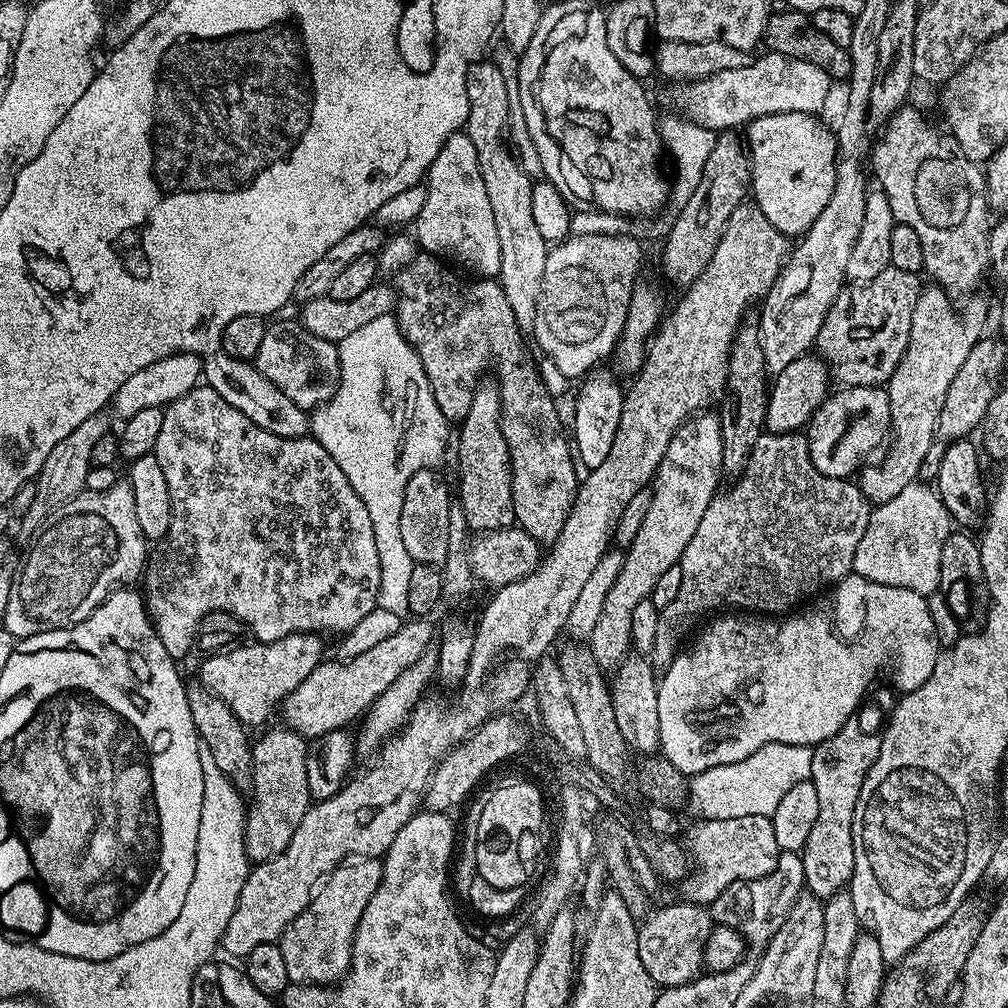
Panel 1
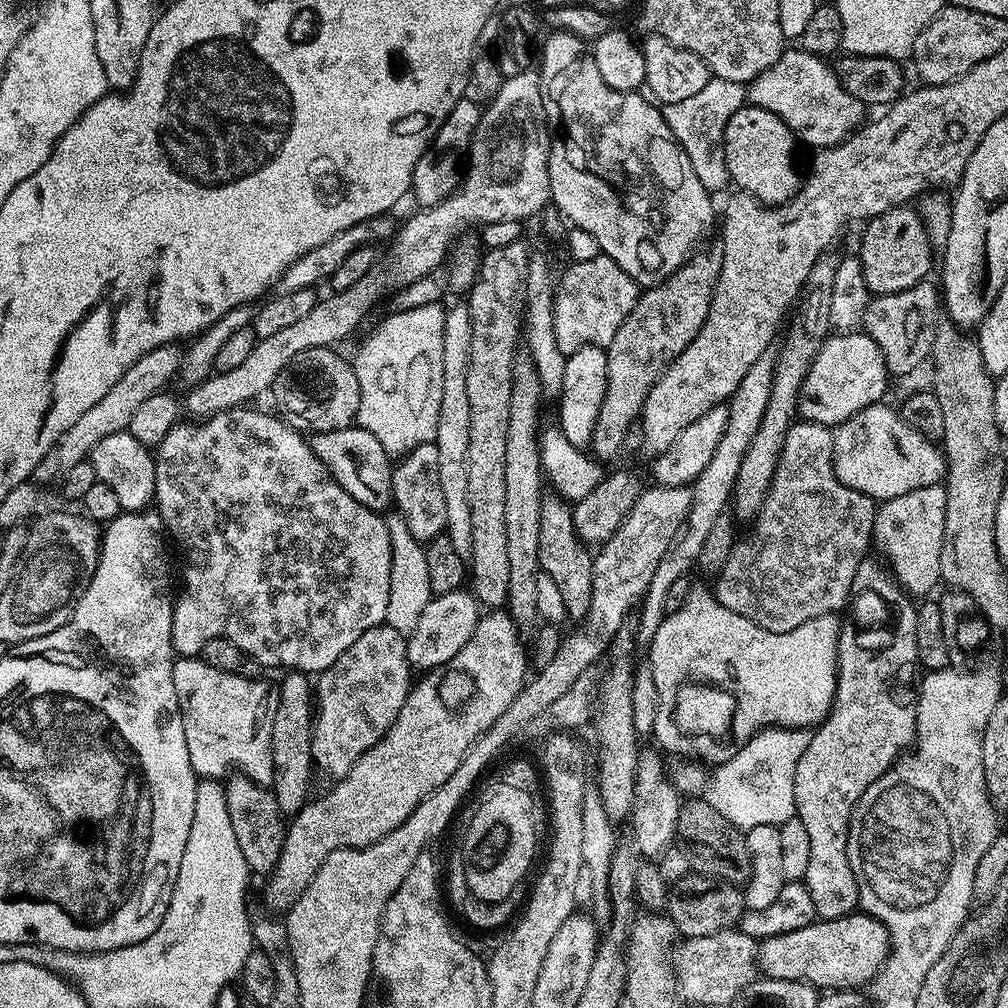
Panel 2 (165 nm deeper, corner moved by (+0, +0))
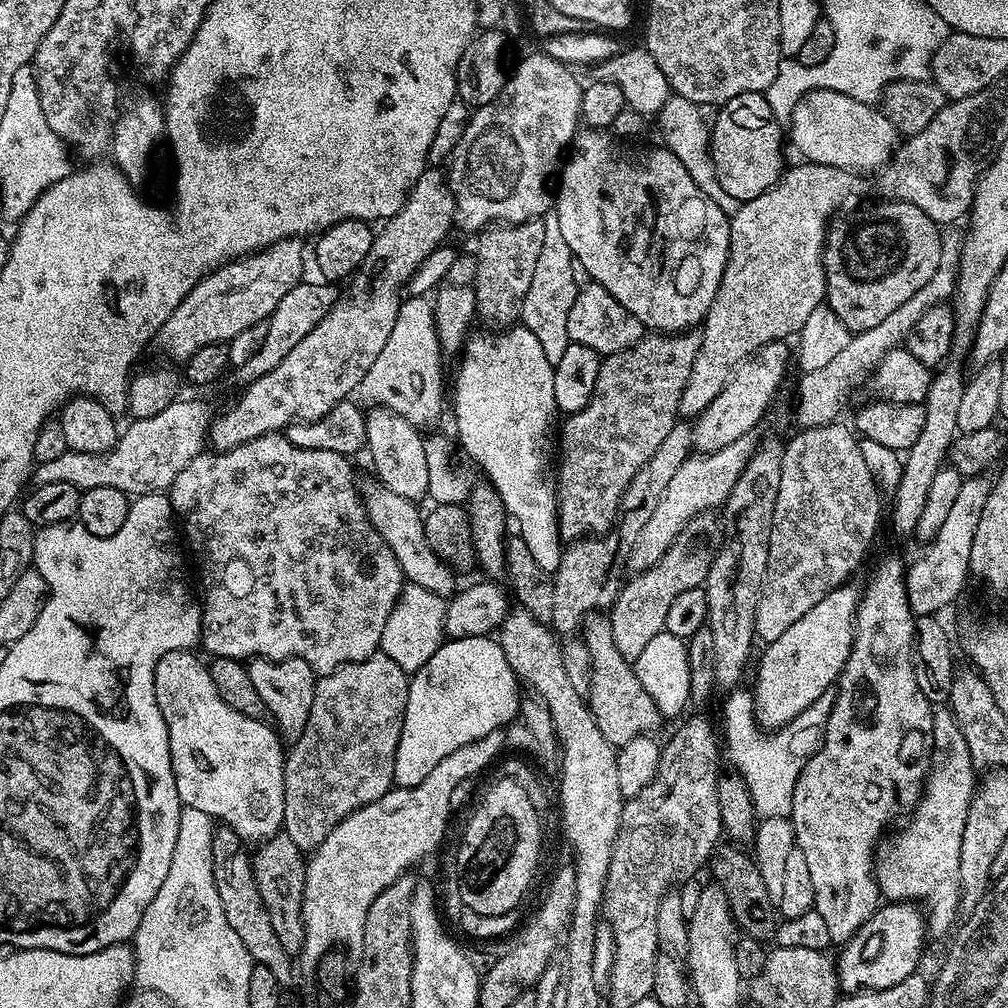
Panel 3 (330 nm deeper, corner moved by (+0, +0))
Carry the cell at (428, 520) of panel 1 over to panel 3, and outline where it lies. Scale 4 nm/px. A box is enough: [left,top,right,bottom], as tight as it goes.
[364,406,429,502]

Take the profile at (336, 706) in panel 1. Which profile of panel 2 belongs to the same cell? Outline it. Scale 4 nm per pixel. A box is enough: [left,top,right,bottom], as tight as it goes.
[406,590,481,670]

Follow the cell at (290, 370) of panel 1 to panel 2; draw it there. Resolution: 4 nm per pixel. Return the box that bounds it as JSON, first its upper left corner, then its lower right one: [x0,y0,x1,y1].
[271,347,360,432]

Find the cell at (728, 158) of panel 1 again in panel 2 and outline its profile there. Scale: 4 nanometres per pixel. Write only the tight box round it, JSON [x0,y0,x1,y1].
[590,247,722,461]

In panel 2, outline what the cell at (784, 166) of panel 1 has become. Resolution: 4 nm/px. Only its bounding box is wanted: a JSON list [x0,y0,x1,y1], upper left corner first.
[725,106,802,206]

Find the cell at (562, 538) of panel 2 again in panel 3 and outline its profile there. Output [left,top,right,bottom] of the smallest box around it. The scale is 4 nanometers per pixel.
[582,611,662,750]

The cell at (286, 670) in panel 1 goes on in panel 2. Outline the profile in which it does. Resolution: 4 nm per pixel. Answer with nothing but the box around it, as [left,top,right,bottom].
[174,656,279,786]

